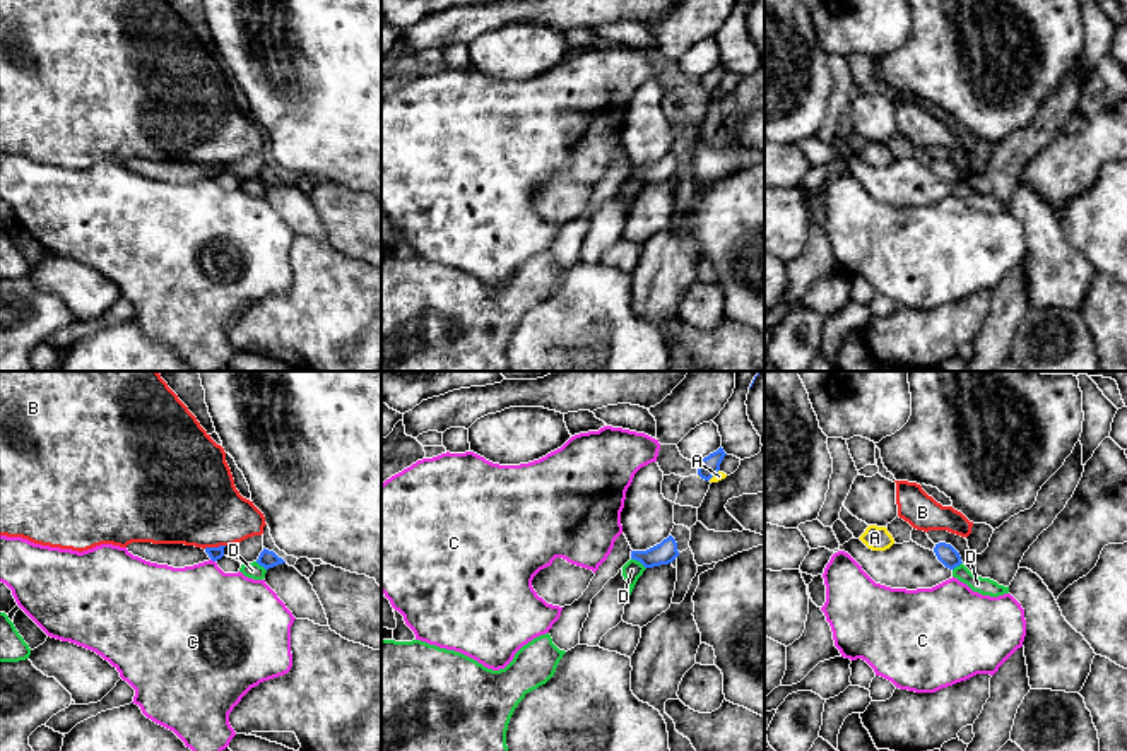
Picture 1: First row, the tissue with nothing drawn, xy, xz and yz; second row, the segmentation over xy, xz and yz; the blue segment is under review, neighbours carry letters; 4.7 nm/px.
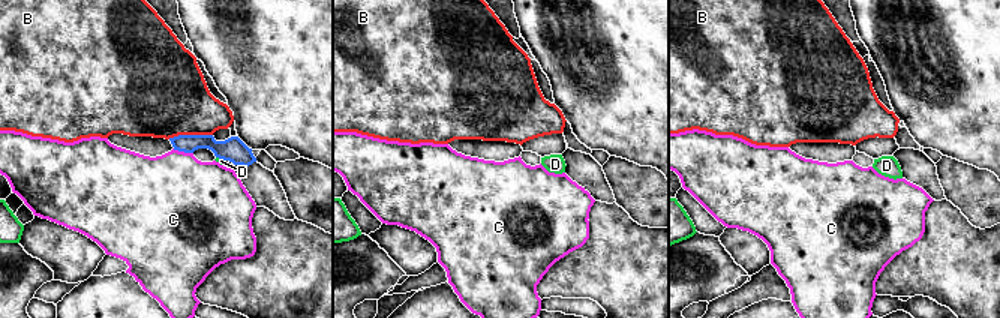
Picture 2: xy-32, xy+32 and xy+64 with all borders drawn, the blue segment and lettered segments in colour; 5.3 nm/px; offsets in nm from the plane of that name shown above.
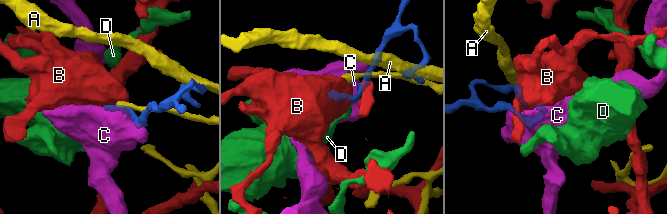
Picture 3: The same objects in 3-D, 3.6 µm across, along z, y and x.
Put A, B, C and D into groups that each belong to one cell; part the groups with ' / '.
A / B / C / D

